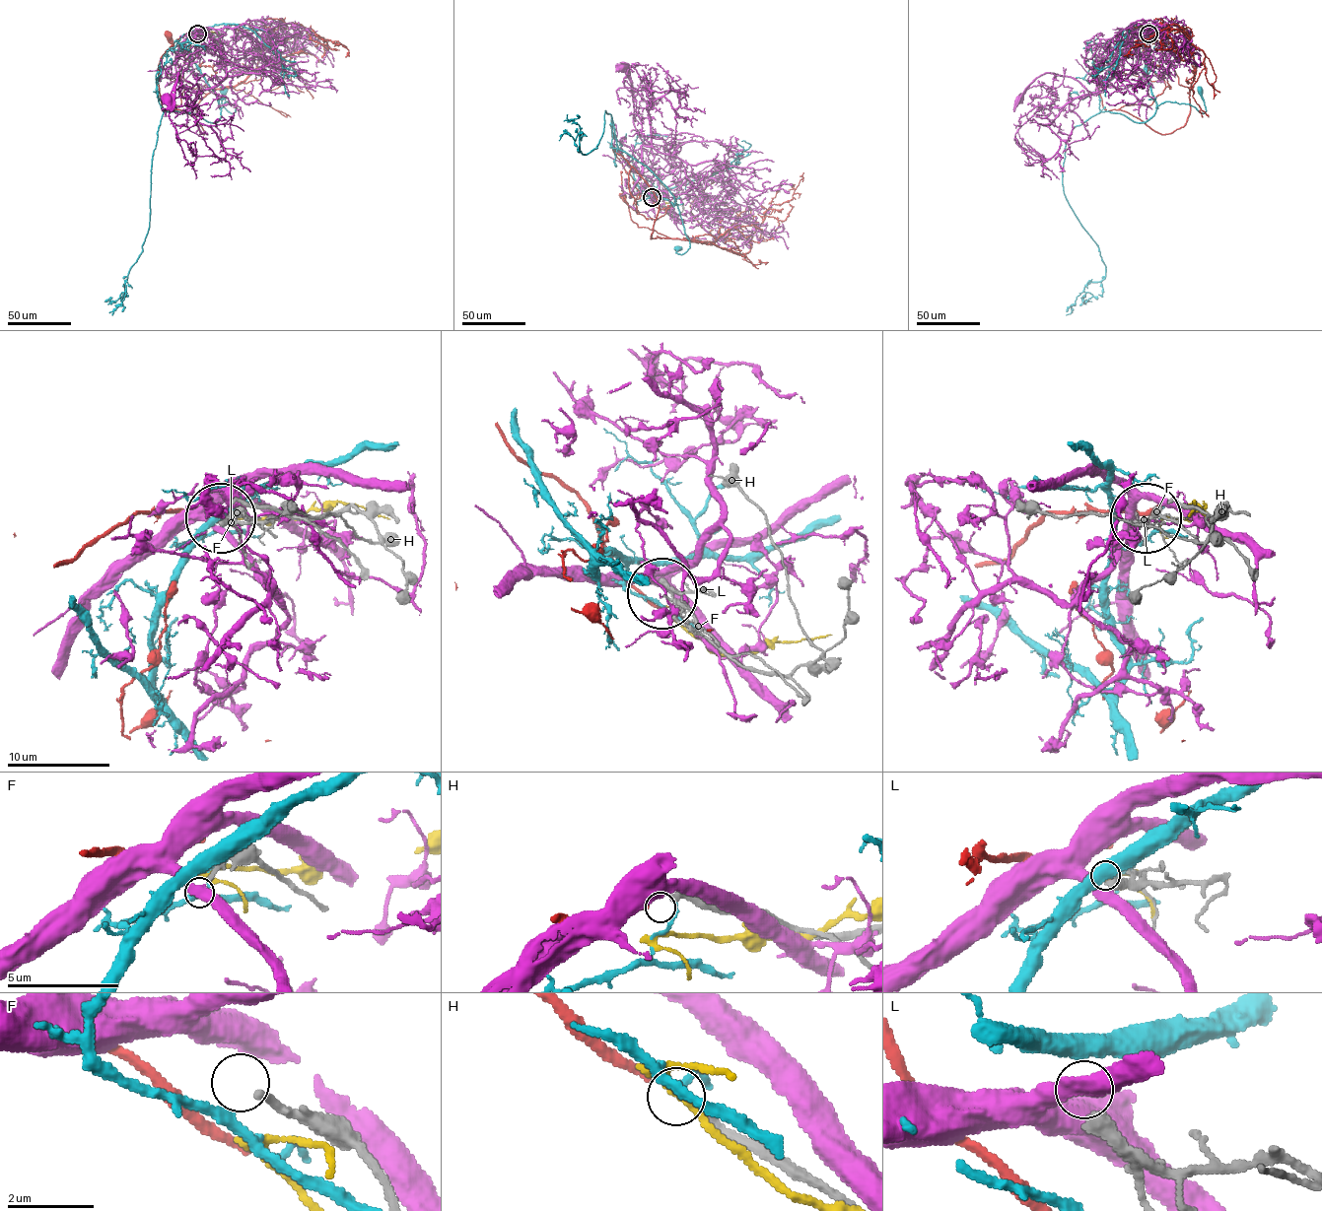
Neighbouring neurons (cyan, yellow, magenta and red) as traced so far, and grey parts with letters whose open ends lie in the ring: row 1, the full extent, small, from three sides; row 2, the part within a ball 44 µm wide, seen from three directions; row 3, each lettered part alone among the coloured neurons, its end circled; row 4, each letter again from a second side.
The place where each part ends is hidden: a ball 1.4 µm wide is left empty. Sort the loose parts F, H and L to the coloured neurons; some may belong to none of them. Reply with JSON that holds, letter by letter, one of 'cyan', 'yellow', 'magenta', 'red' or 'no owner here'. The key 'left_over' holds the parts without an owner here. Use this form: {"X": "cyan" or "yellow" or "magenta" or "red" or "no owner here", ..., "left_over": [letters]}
{"F": "no owner here", "H": "red", "L": "no owner here", "left_over": ["F", "L"]}

